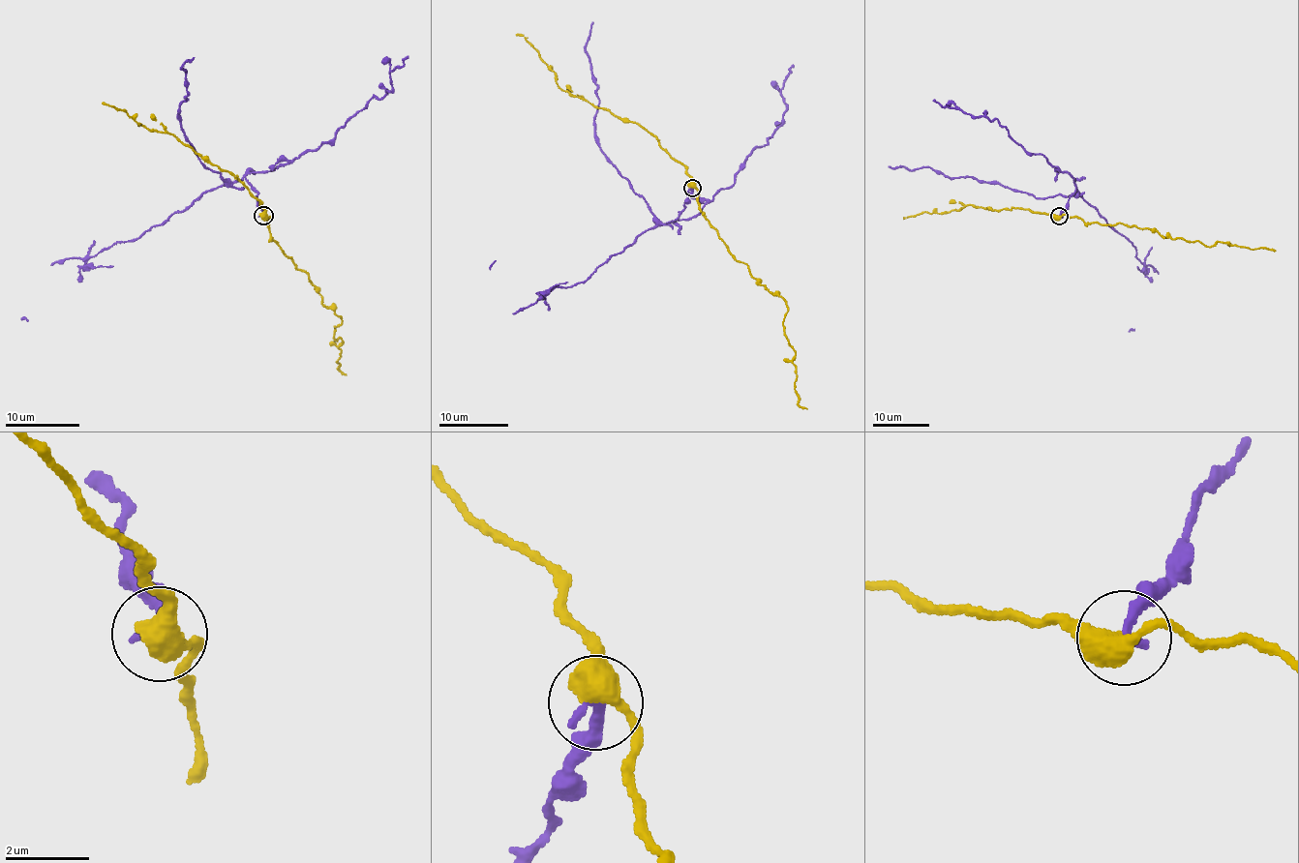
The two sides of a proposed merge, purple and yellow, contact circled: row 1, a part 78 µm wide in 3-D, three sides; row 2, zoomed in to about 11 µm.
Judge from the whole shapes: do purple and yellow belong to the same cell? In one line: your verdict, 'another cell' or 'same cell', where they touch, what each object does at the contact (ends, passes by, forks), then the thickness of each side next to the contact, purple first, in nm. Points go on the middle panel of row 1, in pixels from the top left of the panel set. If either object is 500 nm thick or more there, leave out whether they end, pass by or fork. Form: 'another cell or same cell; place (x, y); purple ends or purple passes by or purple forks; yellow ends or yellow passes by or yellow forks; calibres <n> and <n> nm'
another cell; place (692, 188); calibres 280 and 500 nm

